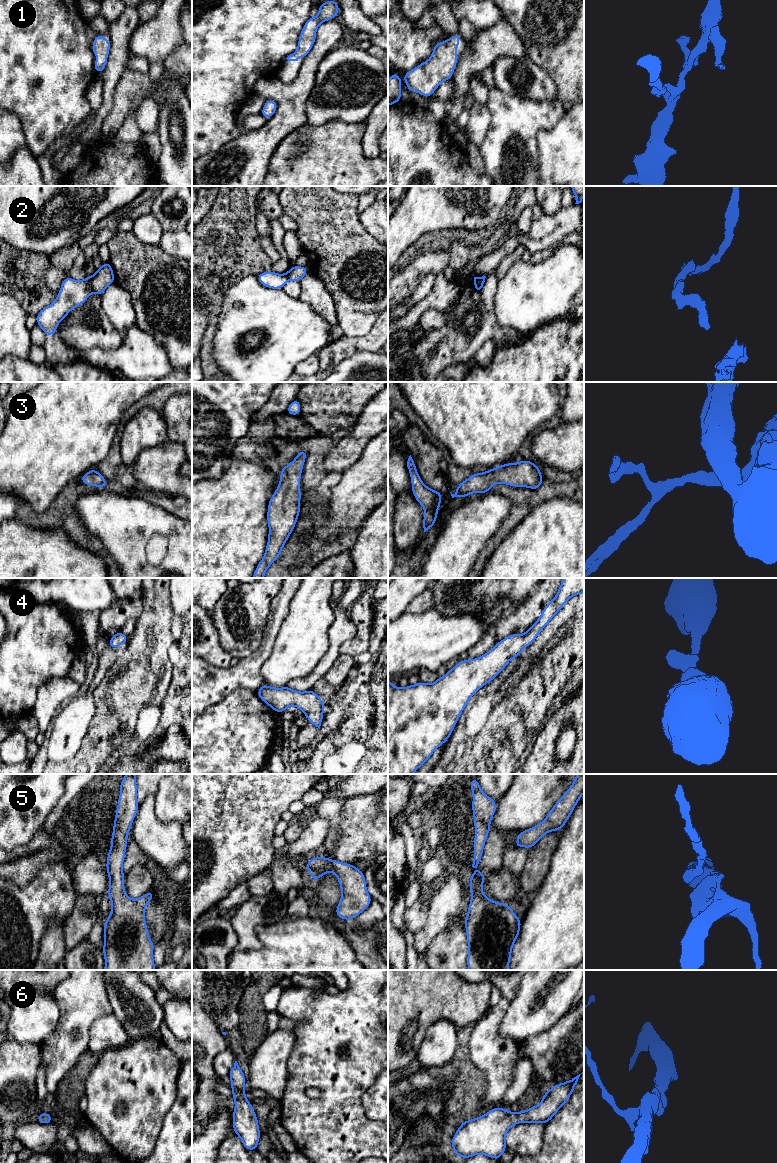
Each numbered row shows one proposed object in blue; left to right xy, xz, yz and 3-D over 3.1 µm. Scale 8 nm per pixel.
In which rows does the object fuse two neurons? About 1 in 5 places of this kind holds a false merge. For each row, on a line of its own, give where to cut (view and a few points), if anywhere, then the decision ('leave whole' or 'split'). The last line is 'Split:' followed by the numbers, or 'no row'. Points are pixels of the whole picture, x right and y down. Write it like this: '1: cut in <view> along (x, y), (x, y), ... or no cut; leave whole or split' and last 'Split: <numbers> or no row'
1: no cut; leave whole
2: cut in xy along (90, 277), (92, 291); split
3: no cut; leave whole
4: no cut; leave whole
5: no cut; leave whole
6: no cut; leave whole
Split: 2

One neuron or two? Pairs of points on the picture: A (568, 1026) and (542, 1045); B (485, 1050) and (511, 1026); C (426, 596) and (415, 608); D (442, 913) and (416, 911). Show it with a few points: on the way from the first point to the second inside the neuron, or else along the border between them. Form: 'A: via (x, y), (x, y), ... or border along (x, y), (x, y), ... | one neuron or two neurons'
A: via (562, 1032), (548, 1045) | one neuron
B: border along (505, 1011), (499, 1032), (520, 1043) | two neurons
C: via (424, 599), (418, 605) | one neuron
D: border along (428, 903), (427, 920), (414, 932) | two neurons

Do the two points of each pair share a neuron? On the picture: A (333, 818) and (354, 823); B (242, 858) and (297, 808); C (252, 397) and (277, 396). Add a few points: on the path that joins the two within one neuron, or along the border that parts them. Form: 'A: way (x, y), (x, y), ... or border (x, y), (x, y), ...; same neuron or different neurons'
A: border (346, 798), (339, 825), (339, 838), (335, 843); different neurons
B: border (300, 798), (293, 801), (287, 810); different neurons
C: border (272, 392), (269, 399), (256, 412); different neurons

